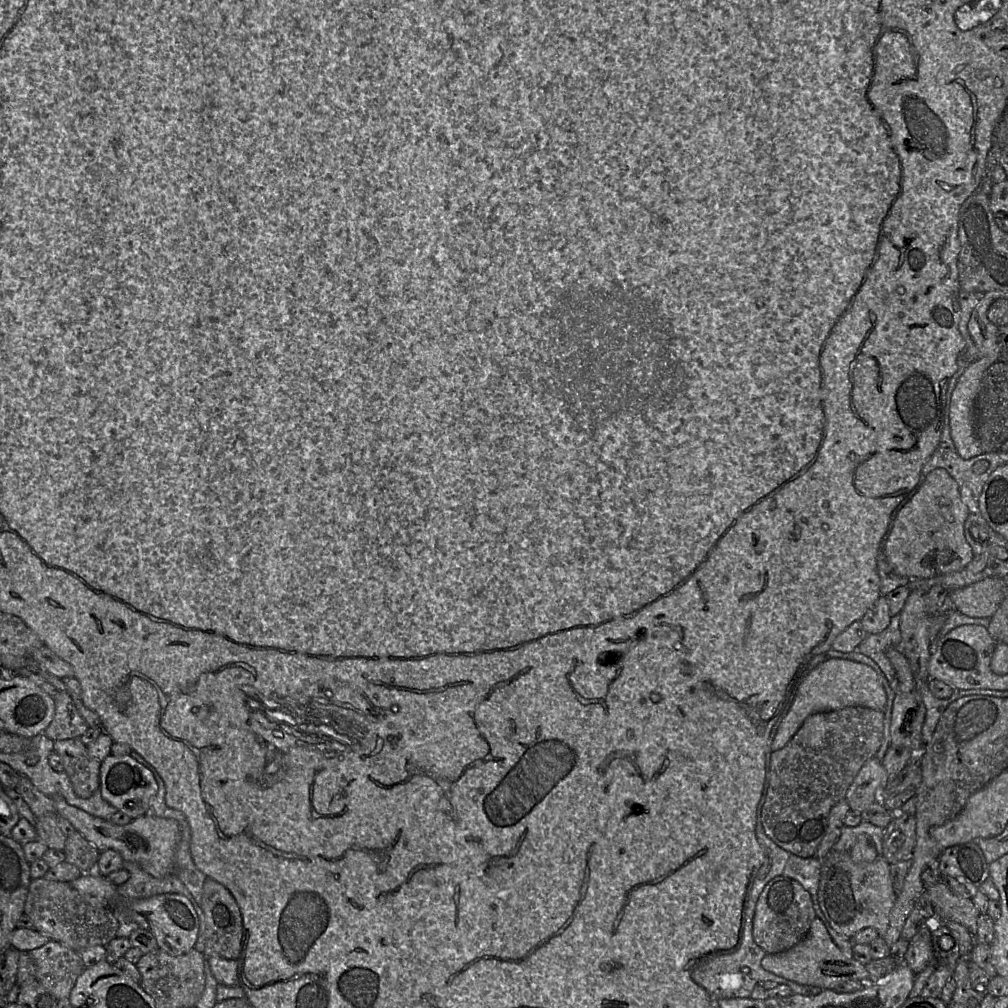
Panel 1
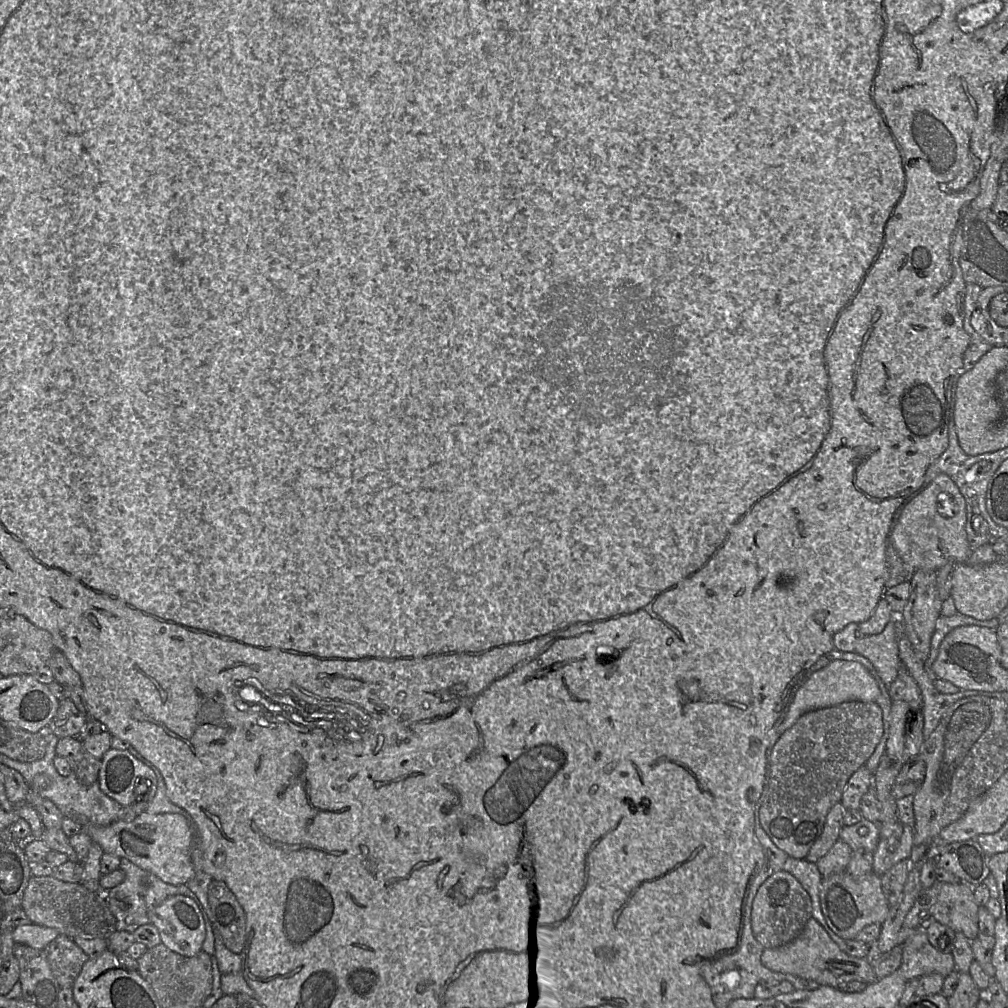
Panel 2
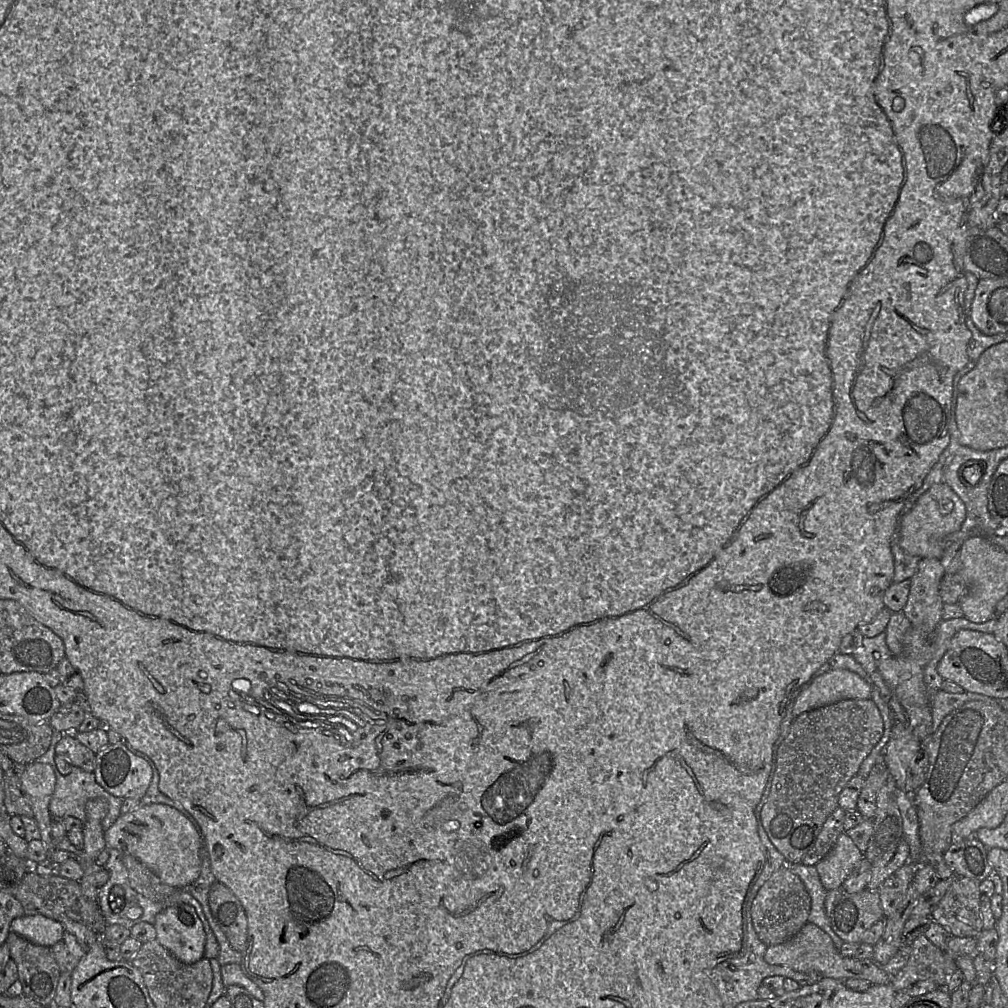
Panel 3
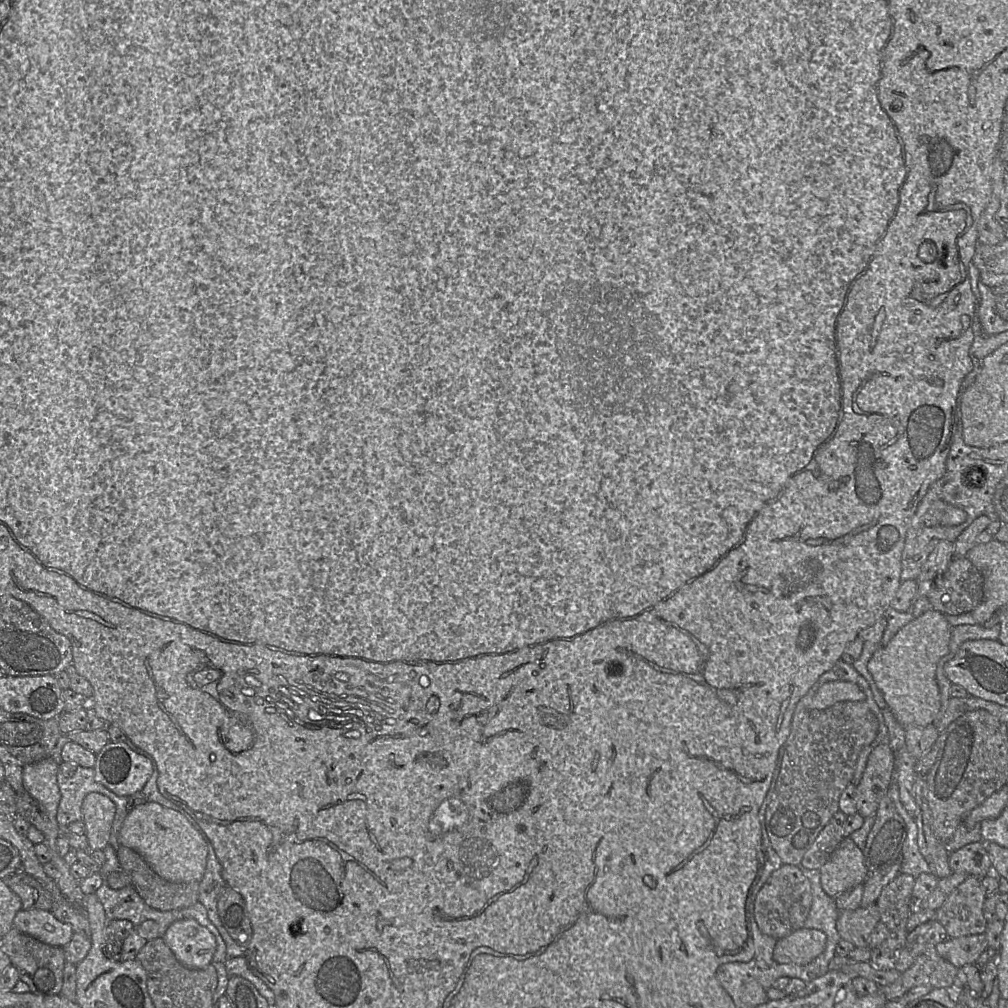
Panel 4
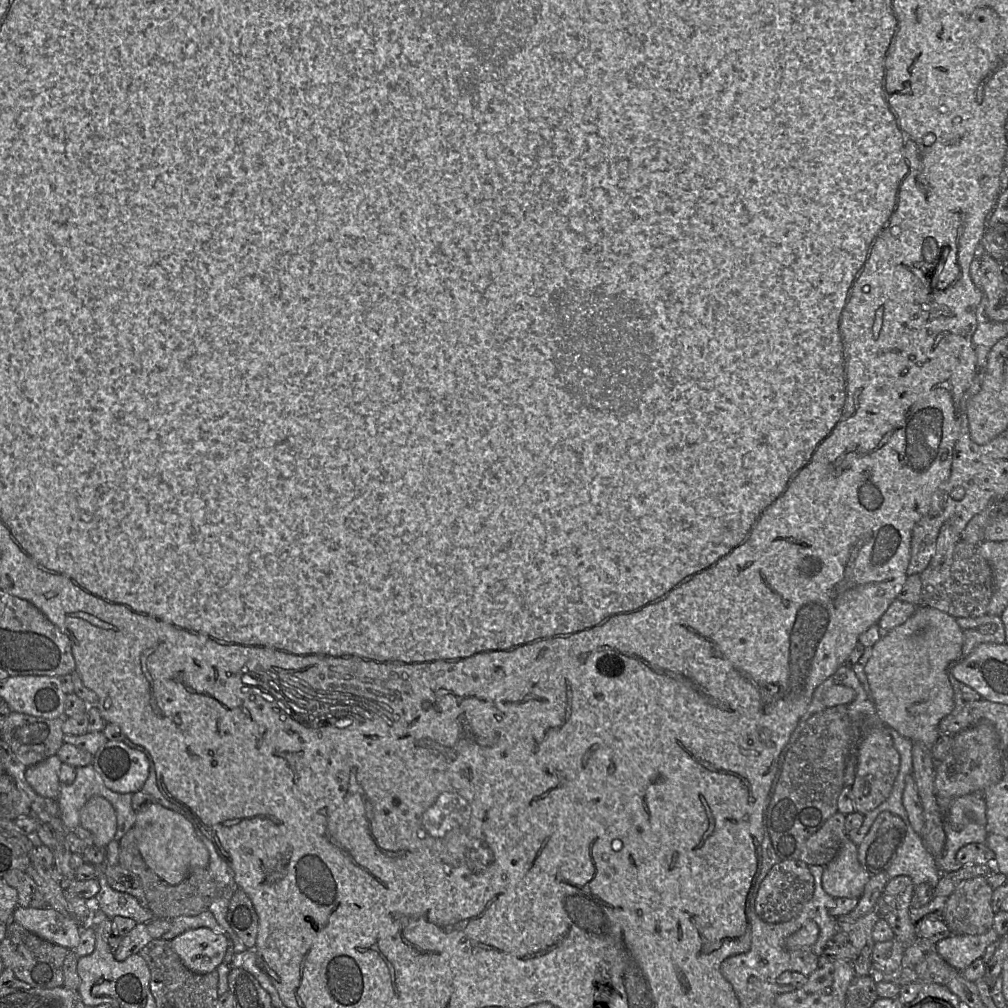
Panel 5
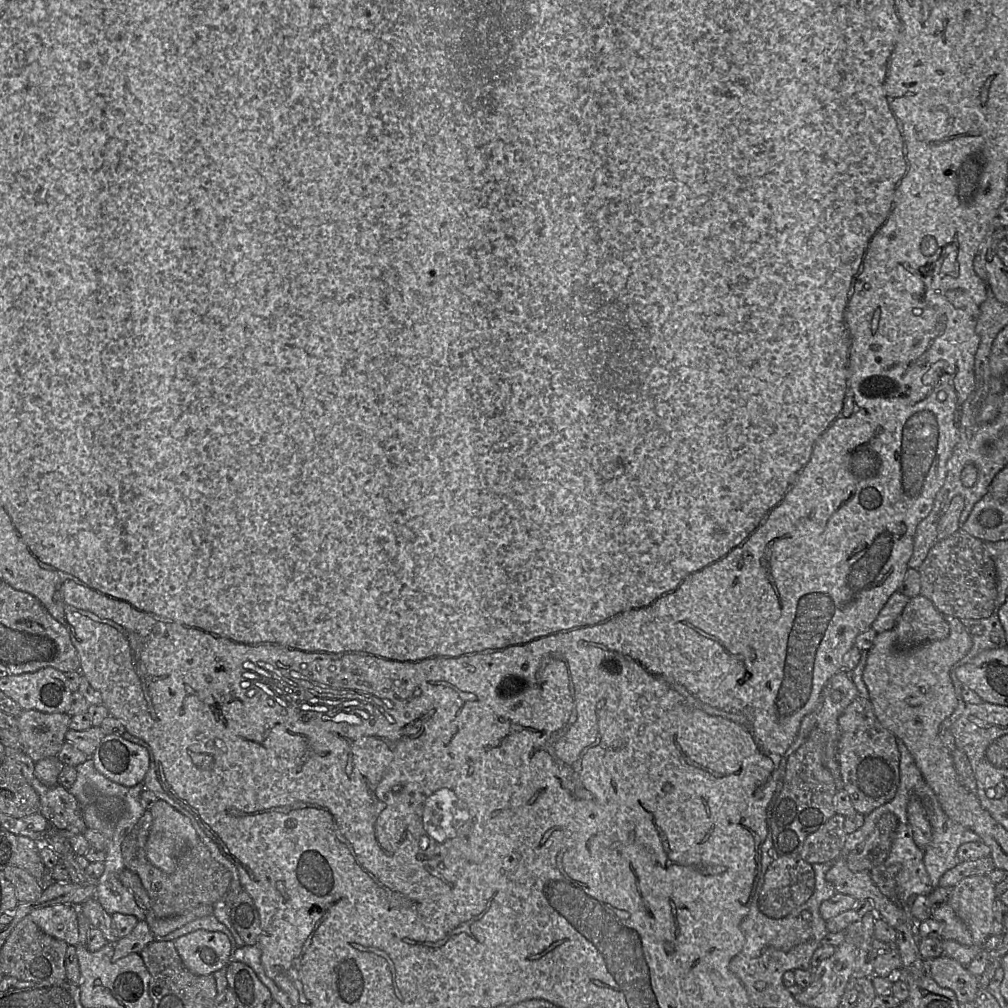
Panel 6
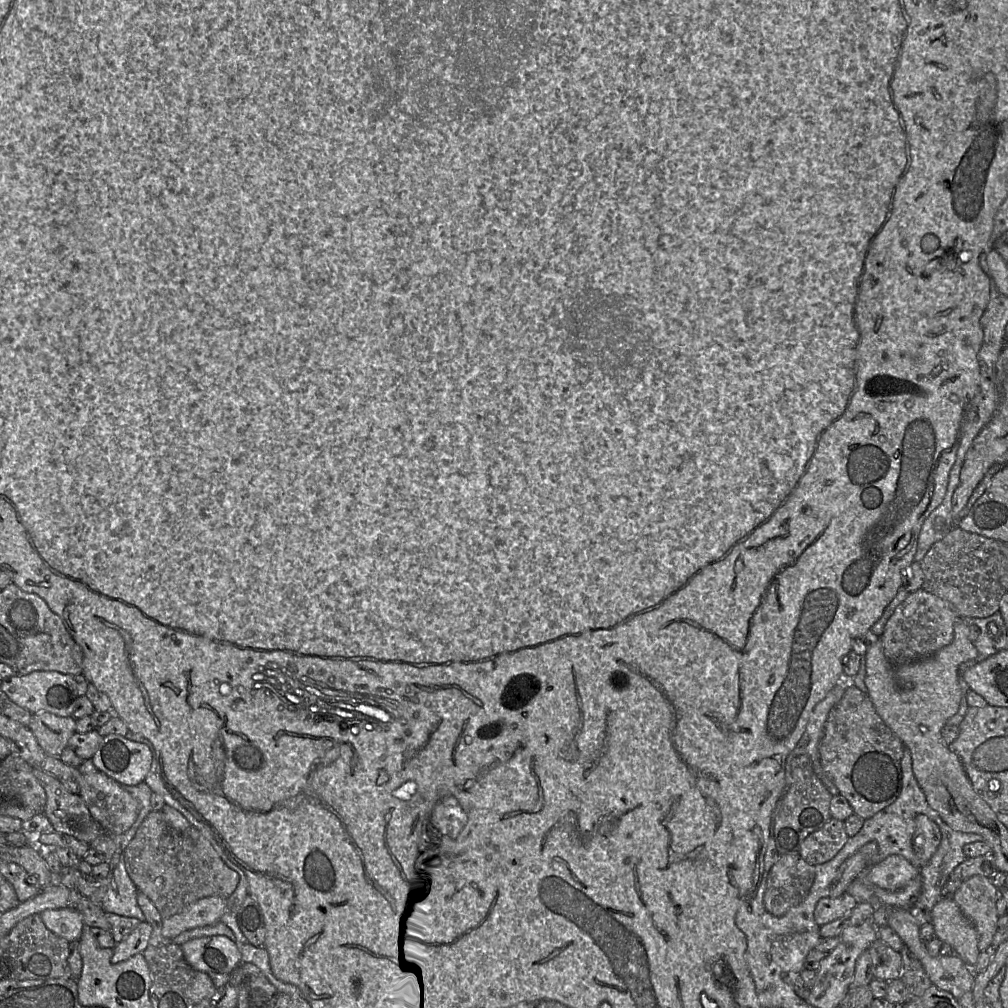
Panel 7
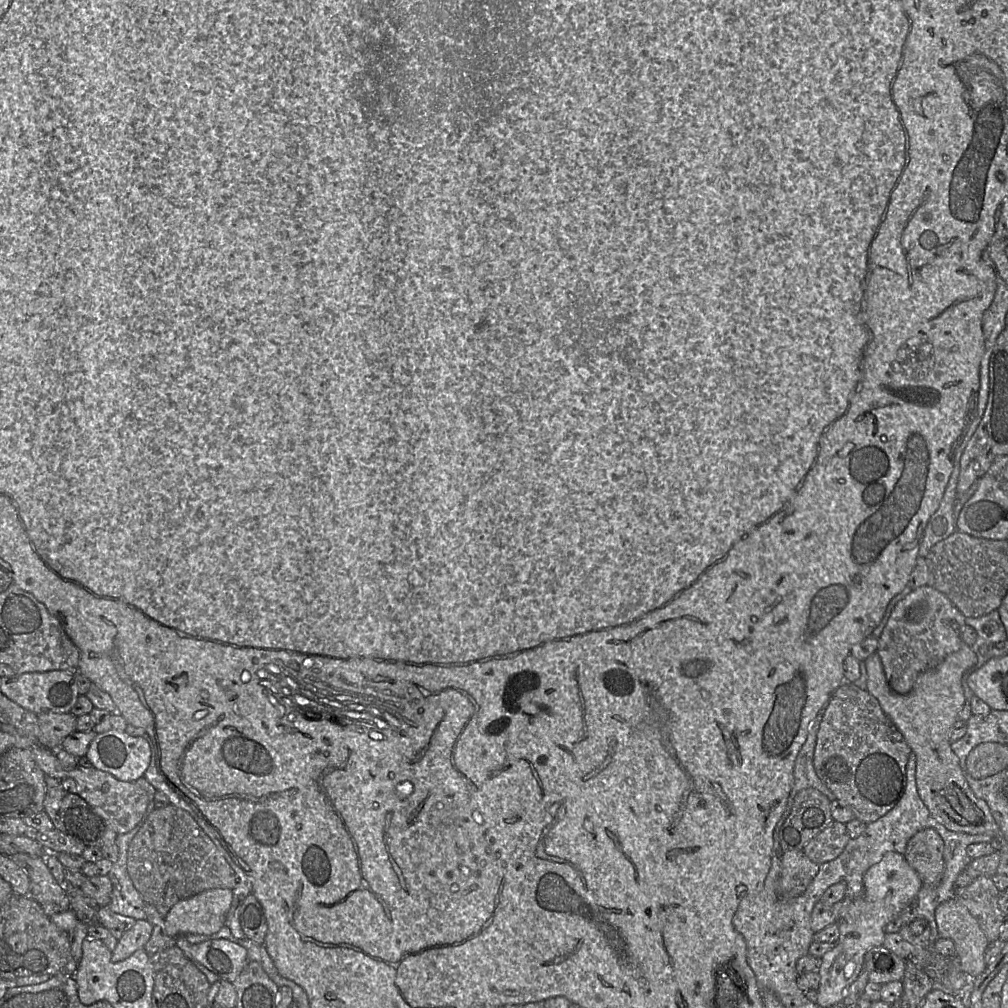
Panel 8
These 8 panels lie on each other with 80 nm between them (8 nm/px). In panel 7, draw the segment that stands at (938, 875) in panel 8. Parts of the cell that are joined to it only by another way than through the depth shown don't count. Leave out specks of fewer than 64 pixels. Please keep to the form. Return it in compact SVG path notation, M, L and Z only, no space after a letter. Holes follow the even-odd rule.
M926 815L915 817L916 829L912 837L912 846L918 860L918 869L923 867L936 852L940 842L939 827Z

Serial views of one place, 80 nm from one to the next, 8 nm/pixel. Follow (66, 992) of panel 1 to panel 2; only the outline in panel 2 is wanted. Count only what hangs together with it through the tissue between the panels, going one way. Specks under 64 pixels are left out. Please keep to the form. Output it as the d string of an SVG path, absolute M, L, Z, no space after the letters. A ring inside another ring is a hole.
M58 935L43 949L60 988L72 987L89 957L66 935Z

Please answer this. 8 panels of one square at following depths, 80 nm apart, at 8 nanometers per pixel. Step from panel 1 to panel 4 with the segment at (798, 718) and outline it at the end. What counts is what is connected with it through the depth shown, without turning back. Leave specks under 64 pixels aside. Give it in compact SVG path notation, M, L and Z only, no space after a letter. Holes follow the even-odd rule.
M829 681L818 688L808 709L825 709L839 702L858 702L865 698L863 690L854 683Z

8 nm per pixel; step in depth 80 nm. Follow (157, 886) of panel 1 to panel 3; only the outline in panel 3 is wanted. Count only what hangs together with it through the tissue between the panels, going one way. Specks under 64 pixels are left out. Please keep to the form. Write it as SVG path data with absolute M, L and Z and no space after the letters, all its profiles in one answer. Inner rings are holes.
M108 849L108 852L109 859L105 865L105 868L103 869L108 871L109 880L101 888L98 888L98 904L108 925L119 924L129 930L131 930L134 925L140 922L148 922L154 925L156 915L166 907L180 904L188 904L195 909L206 933L204 957L206 957L207 959L213 959L218 957L219 945L210 928L208 920L205 917L203 908L201 904L188 892L187 889L175 890L175 892L172 893L163 902L154 902L152 900L149 900L131 887L129 883L127 869L122 861L122 857L124 854L116 849Z

